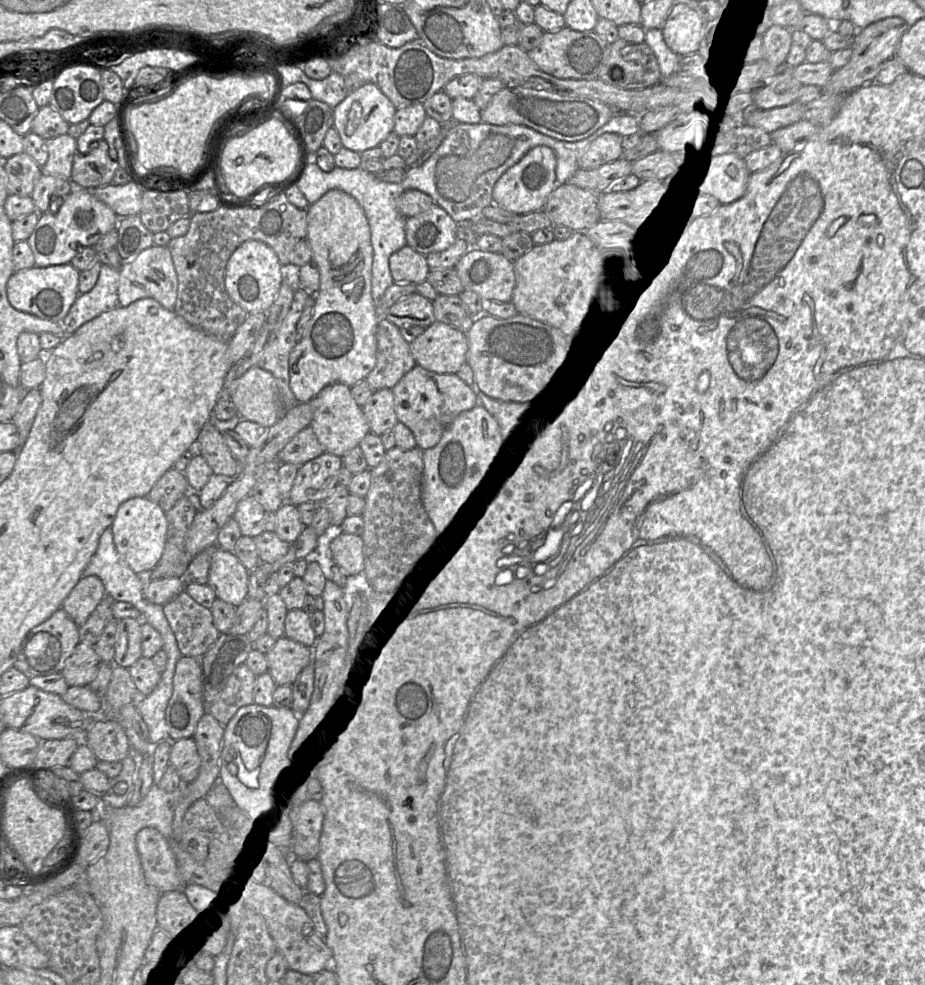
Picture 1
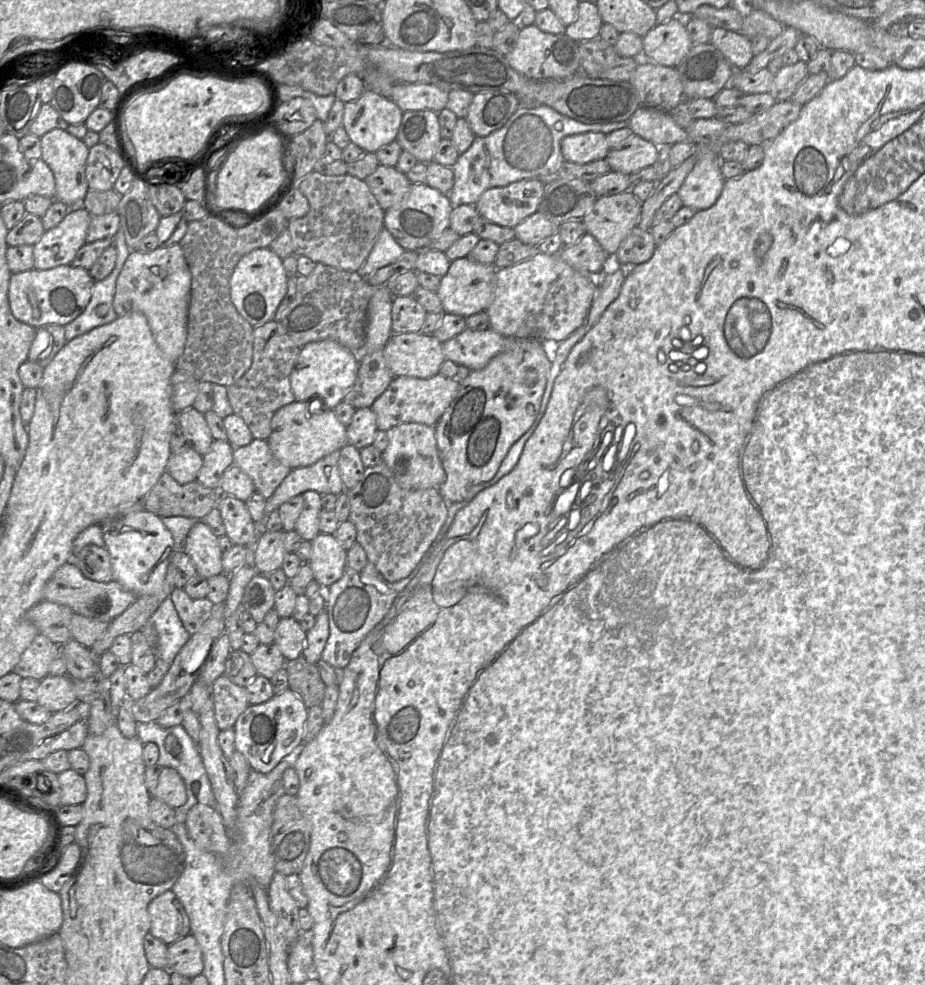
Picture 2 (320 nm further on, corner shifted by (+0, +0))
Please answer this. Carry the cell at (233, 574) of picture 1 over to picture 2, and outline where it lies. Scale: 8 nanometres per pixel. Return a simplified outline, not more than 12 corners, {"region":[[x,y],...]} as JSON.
{"region":[[204,521],[190,528],[182,550],[196,574],[224,573],[218,538]]}

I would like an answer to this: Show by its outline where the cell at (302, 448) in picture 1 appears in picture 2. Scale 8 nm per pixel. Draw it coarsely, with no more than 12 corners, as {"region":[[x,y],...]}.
{"region":[[263,439],[234,448],[255,492],[272,496],[292,470]]}

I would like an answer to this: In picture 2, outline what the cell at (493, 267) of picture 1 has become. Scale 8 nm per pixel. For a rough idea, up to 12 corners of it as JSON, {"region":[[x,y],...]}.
{"region":[[451,261],[437,291],[443,313],[467,318],[494,299],[496,267]]}

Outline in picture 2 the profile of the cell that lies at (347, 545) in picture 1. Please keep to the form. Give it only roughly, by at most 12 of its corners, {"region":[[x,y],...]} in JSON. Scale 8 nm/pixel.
{"region":[[333,534],[311,541],[308,564],[326,590],[347,569],[347,550]]}

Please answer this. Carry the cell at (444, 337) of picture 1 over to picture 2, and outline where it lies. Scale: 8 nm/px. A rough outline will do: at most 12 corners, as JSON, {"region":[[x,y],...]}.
{"region":[[393,334],[383,353],[394,377],[432,378],[443,343]]}

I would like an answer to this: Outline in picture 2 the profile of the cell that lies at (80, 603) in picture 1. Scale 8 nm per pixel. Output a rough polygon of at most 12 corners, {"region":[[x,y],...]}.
{"region":[[87,544],[76,565],[88,579],[109,582],[114,578],[105,547]]}

